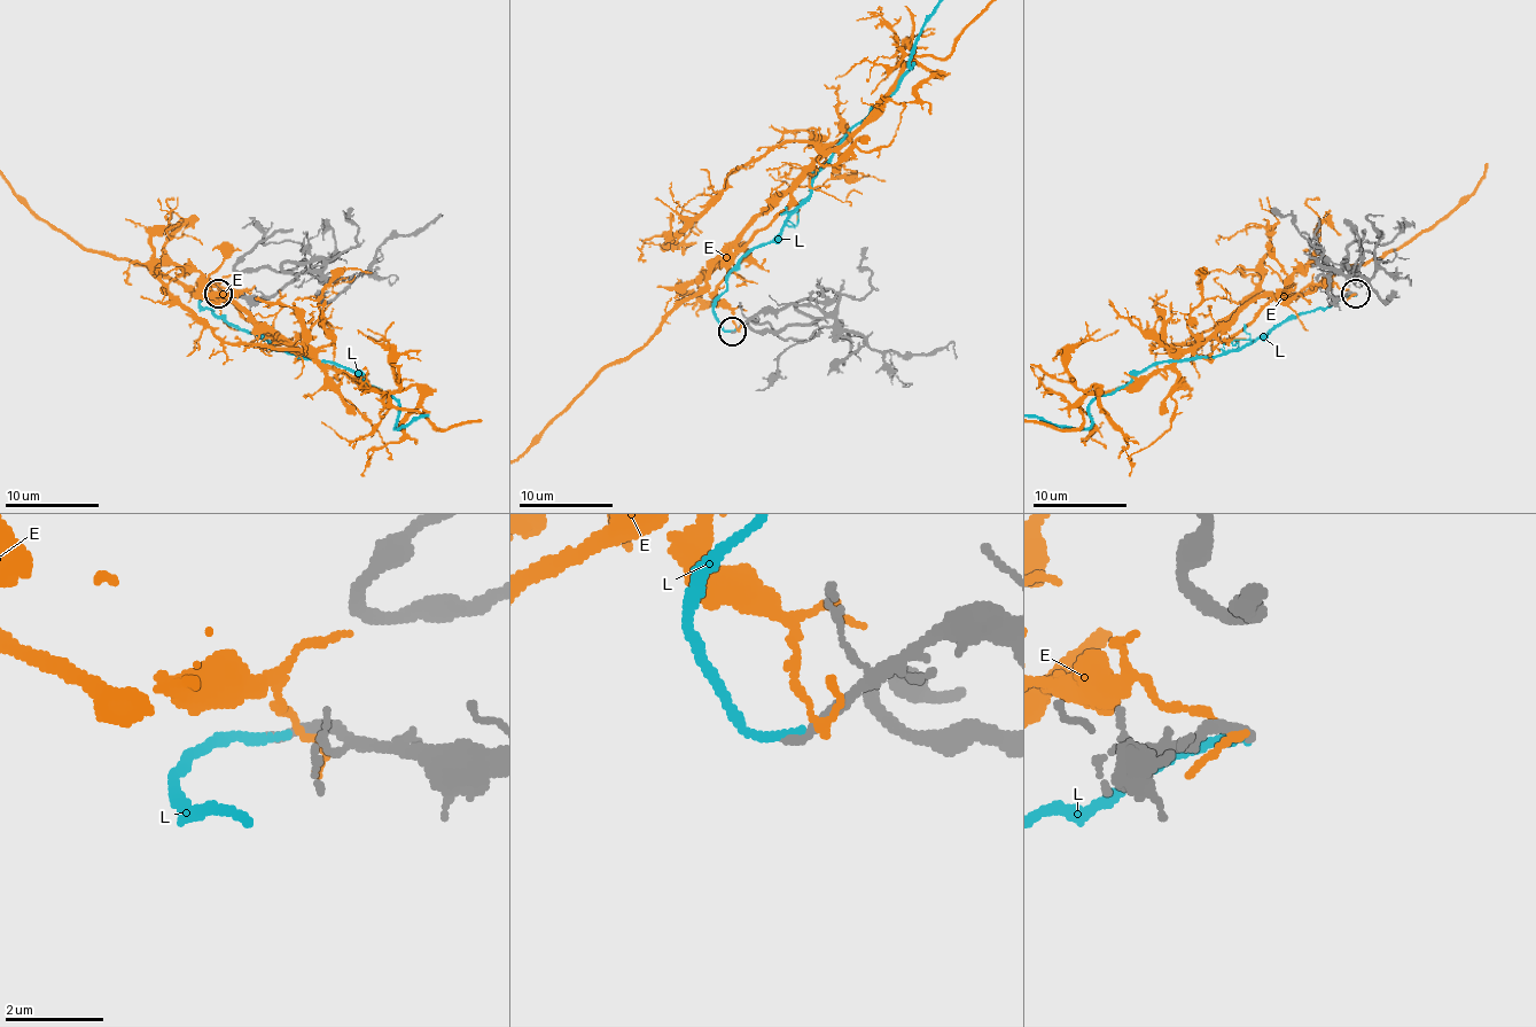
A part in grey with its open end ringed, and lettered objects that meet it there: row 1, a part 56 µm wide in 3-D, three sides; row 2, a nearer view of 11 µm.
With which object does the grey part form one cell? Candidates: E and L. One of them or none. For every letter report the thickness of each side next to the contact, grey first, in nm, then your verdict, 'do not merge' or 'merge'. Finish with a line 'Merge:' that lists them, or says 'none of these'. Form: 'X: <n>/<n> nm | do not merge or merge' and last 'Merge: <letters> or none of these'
E: 280/140 nm | do not merge
L: 240/160 nm | merge
Merge: L

